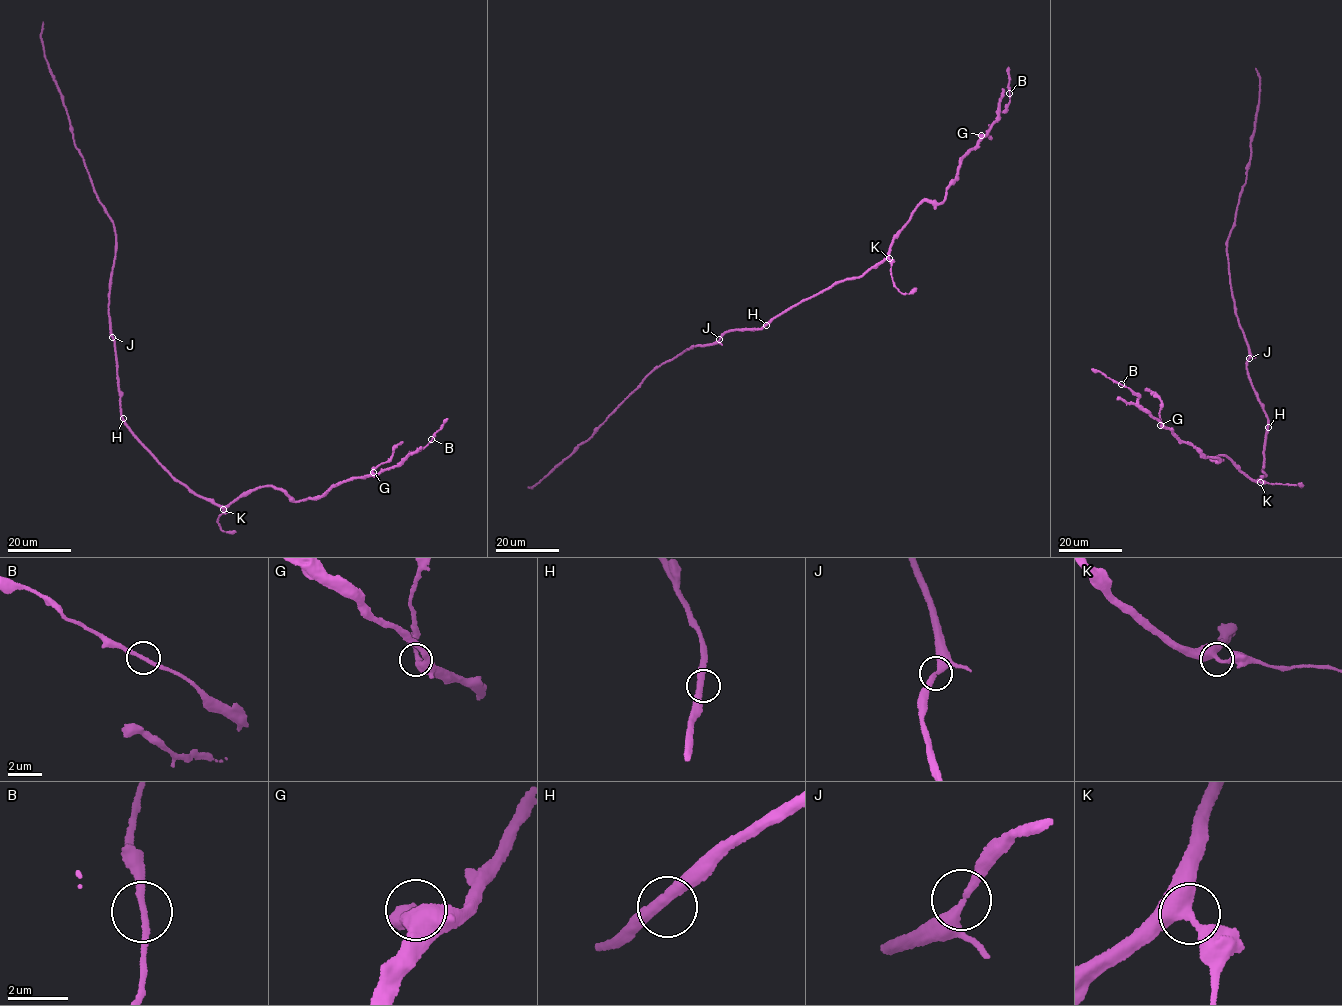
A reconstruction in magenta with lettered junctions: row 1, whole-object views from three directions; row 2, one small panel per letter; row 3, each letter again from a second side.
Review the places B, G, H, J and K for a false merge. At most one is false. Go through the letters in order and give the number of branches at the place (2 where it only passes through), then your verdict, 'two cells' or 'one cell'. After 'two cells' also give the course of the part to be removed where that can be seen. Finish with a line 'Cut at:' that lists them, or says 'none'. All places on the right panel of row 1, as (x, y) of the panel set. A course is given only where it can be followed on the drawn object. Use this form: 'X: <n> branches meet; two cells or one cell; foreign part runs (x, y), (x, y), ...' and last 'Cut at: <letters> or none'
B: 2 branches meet; one cell
G: 2 branches meet; one cell
H: 2 branches meet; one cell
J: 2 branches meet; one cell
K: 2 branches meet; one cell
Cut at: none

